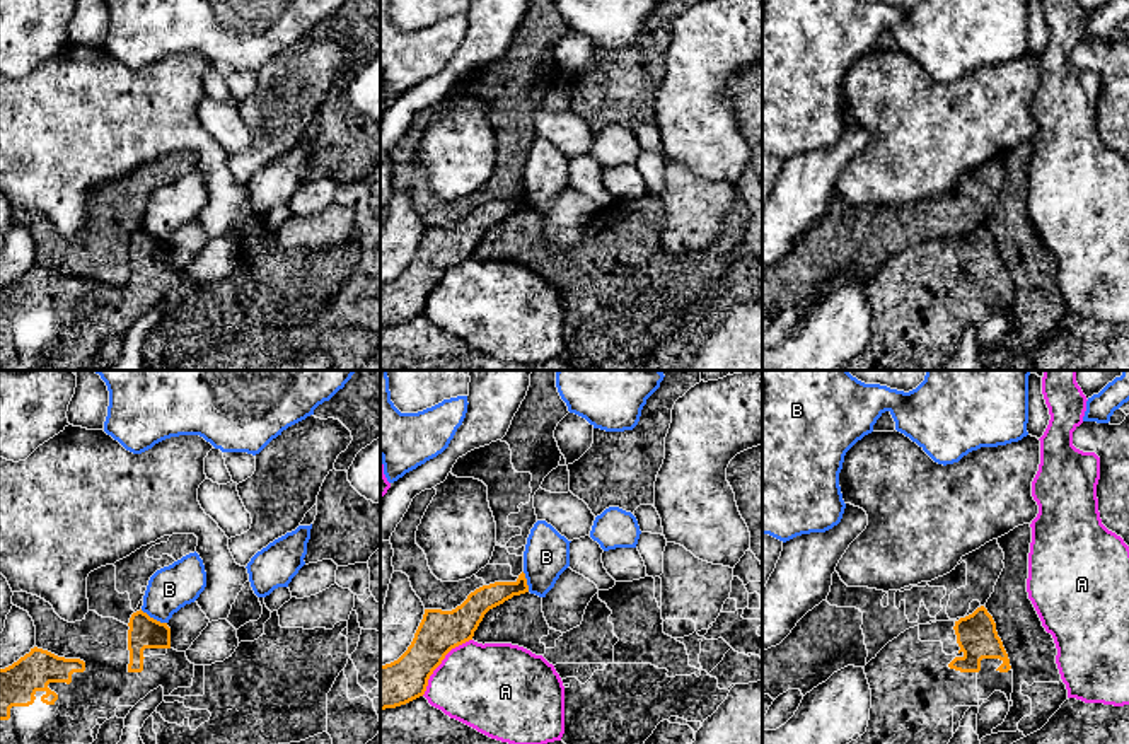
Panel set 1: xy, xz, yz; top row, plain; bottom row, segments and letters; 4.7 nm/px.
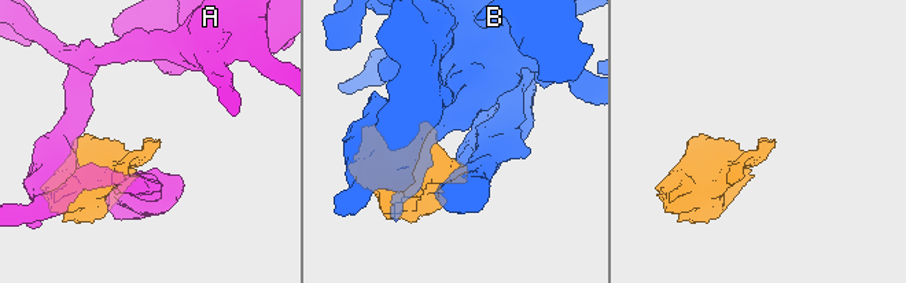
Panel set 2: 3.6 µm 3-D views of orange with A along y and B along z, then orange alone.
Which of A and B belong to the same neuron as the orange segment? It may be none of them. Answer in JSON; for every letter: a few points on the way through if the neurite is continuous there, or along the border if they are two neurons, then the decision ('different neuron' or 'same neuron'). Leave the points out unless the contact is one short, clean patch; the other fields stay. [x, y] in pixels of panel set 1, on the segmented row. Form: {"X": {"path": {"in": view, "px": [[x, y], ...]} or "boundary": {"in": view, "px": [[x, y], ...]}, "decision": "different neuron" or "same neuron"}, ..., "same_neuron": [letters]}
{"A": {"decision": "different neuron"}, "B": {"boundary": {"in": "xy", "px": [[140, 610], [166, 623]]}, "decision": "different neuron"}, "same_neuron": []}

